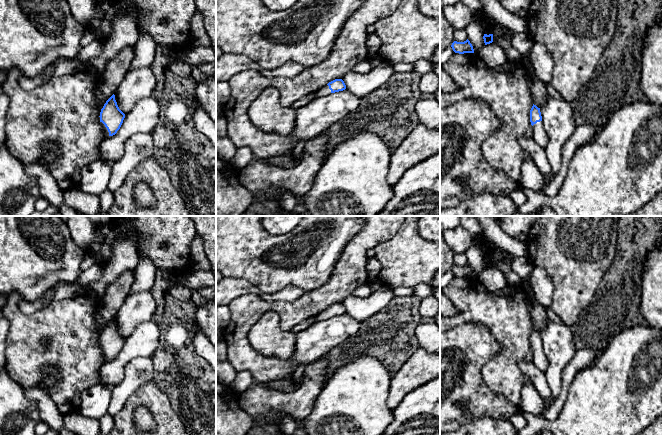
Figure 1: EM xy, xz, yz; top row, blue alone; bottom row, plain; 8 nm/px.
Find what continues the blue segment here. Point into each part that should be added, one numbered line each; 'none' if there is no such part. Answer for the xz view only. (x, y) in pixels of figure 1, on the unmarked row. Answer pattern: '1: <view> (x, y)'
1: xz (323, 315)

